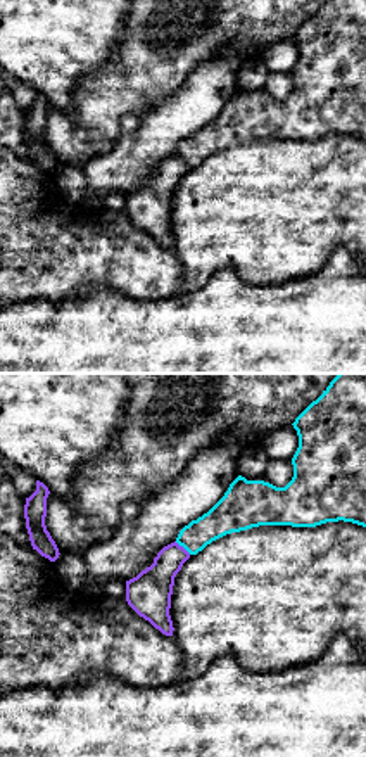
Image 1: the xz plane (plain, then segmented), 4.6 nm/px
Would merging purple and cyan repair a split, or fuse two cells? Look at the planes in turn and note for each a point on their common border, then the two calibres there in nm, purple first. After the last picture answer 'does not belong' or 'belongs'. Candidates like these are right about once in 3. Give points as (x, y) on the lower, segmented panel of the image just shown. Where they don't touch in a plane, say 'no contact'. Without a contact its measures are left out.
(182, 547) | 190/160 nm

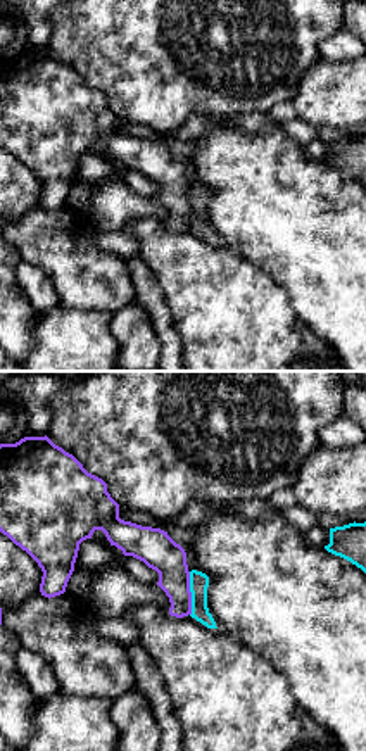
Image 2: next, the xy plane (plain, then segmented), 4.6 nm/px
(190, 594) | 170/90 nm

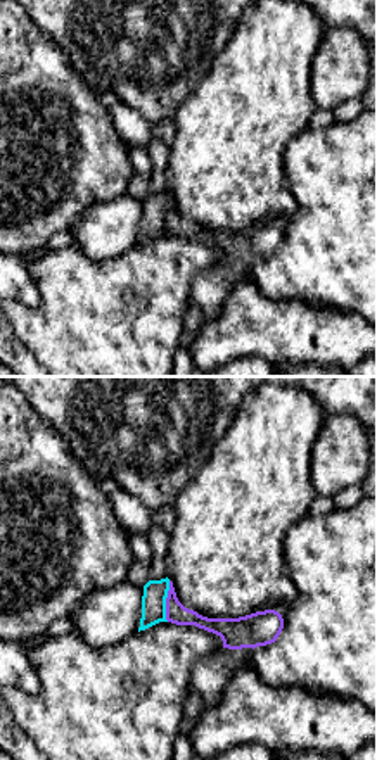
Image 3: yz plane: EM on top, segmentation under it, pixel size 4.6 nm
(166, 601) | 100/110 nm

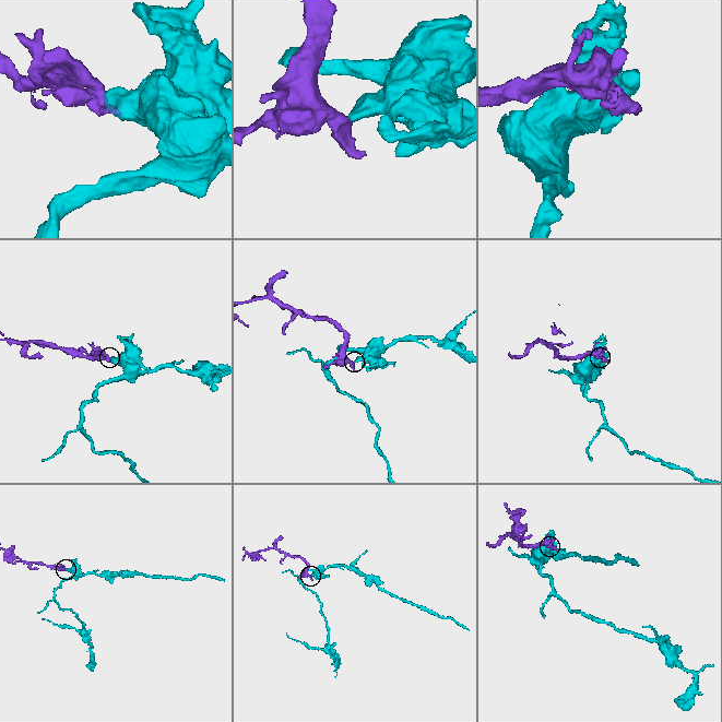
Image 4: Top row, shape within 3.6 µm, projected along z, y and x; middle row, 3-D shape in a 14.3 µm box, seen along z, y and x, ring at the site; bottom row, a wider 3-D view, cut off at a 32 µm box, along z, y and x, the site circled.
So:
does not belong

